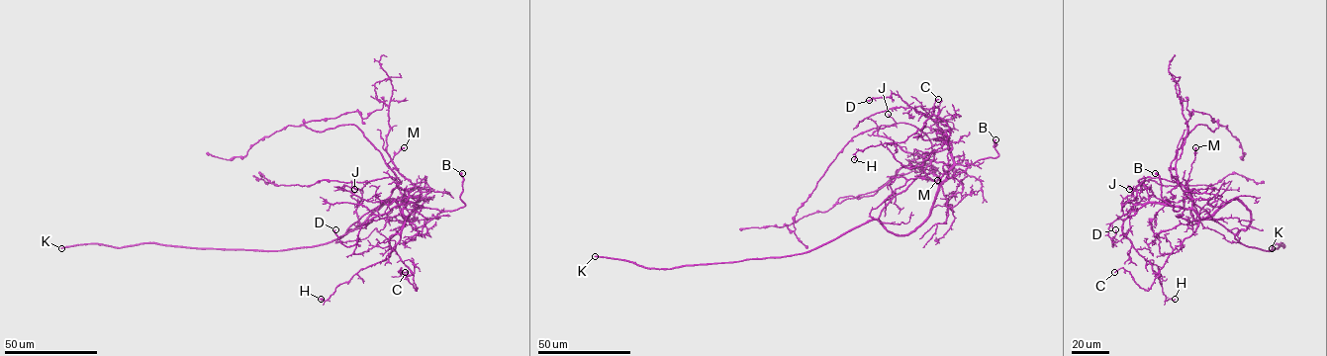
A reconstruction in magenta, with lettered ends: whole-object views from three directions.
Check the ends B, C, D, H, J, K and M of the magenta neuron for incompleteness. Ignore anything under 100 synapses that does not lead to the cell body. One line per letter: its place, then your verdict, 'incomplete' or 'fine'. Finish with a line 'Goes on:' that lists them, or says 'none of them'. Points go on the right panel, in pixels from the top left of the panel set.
B: (1155, 173) | incomplete
C: (1114, 272) | fine
D: (1115, 229) | fine
H: (1175, 299) | fine
J: (1129, 189) | fine
K: (1272, 248) | incomplete
M: (1195, 147) | fine
Goes on: B, K

